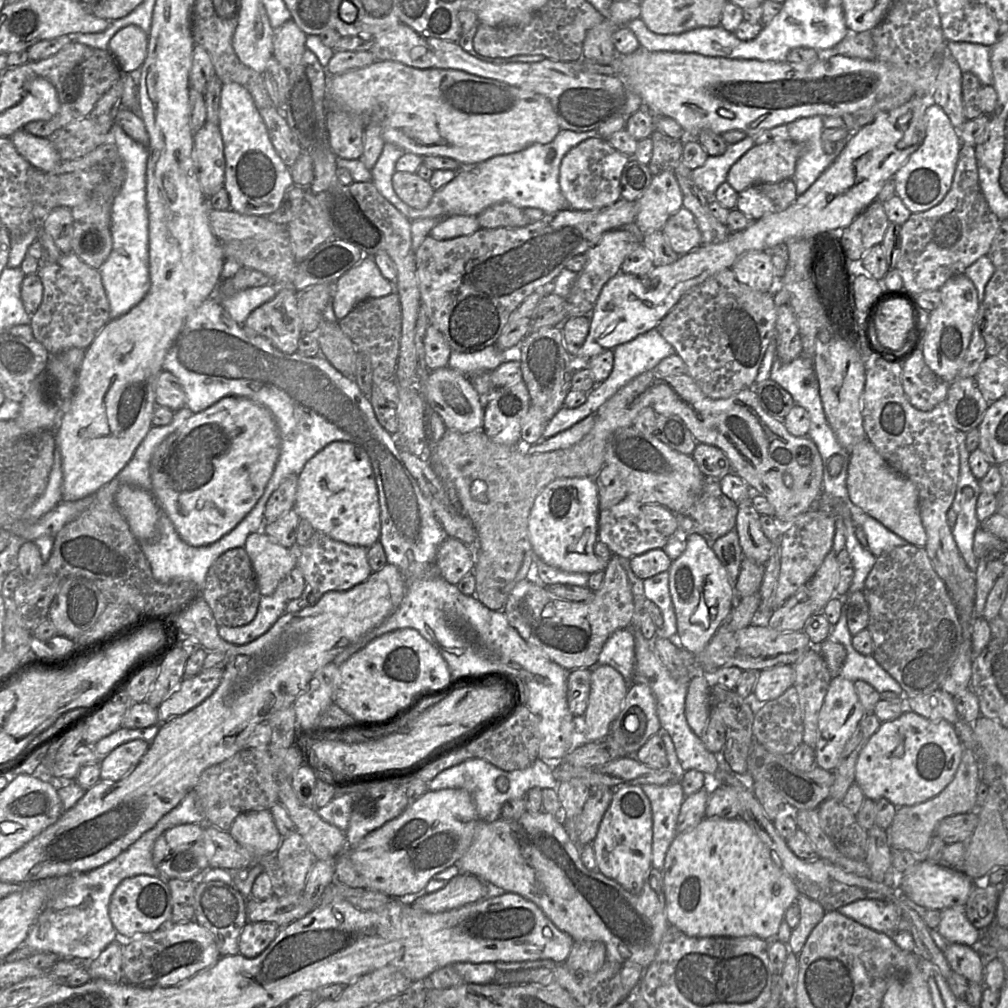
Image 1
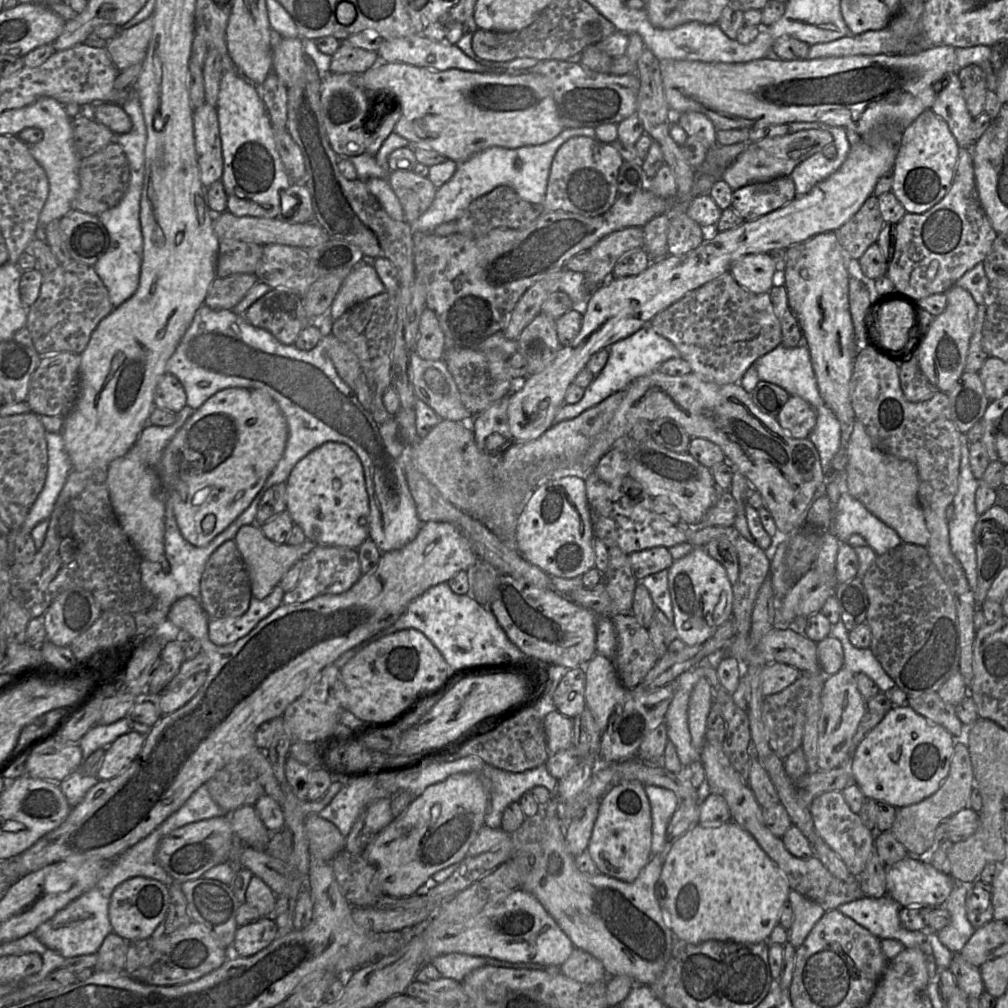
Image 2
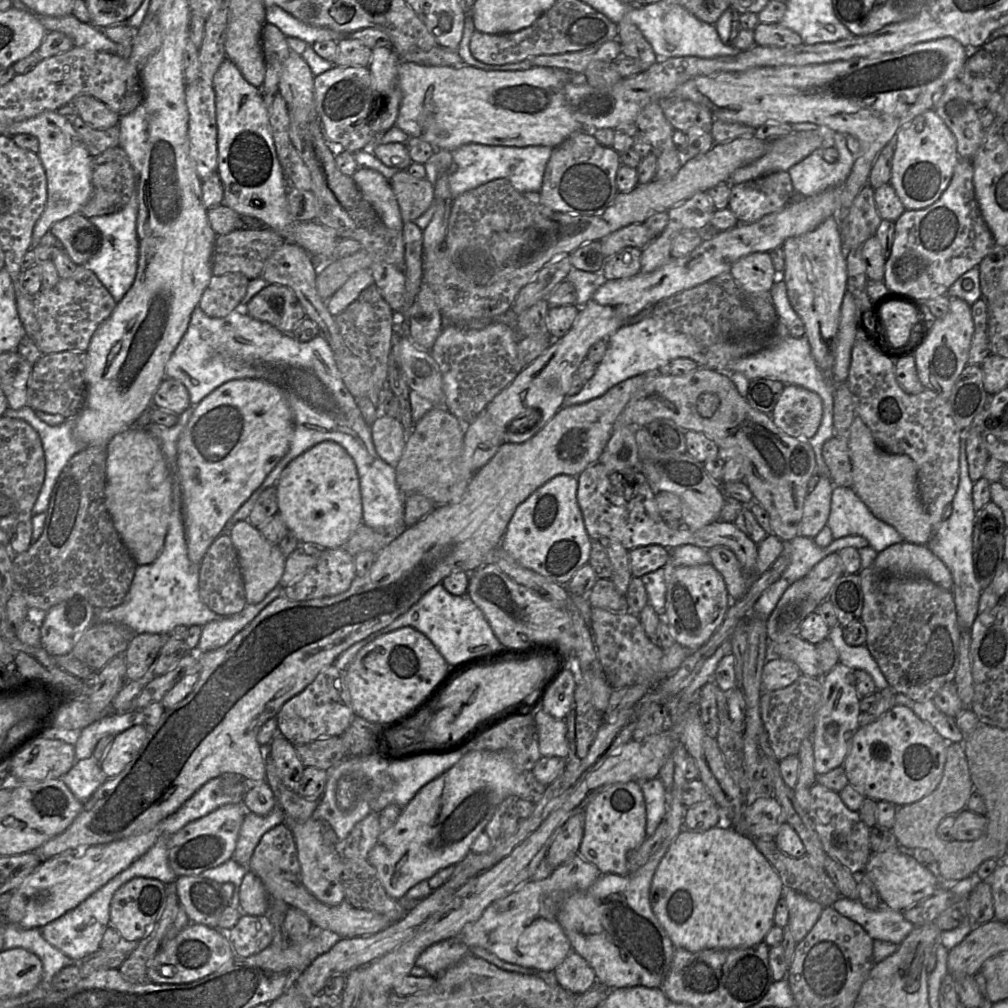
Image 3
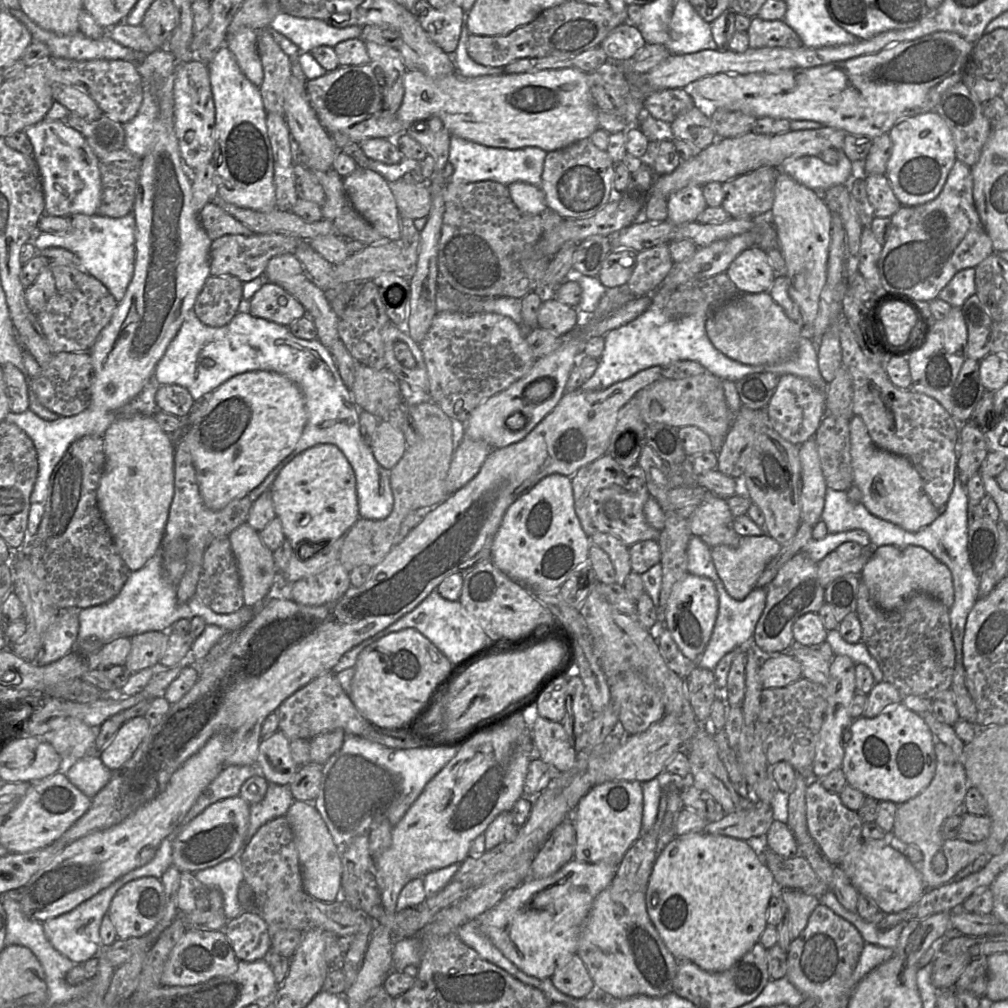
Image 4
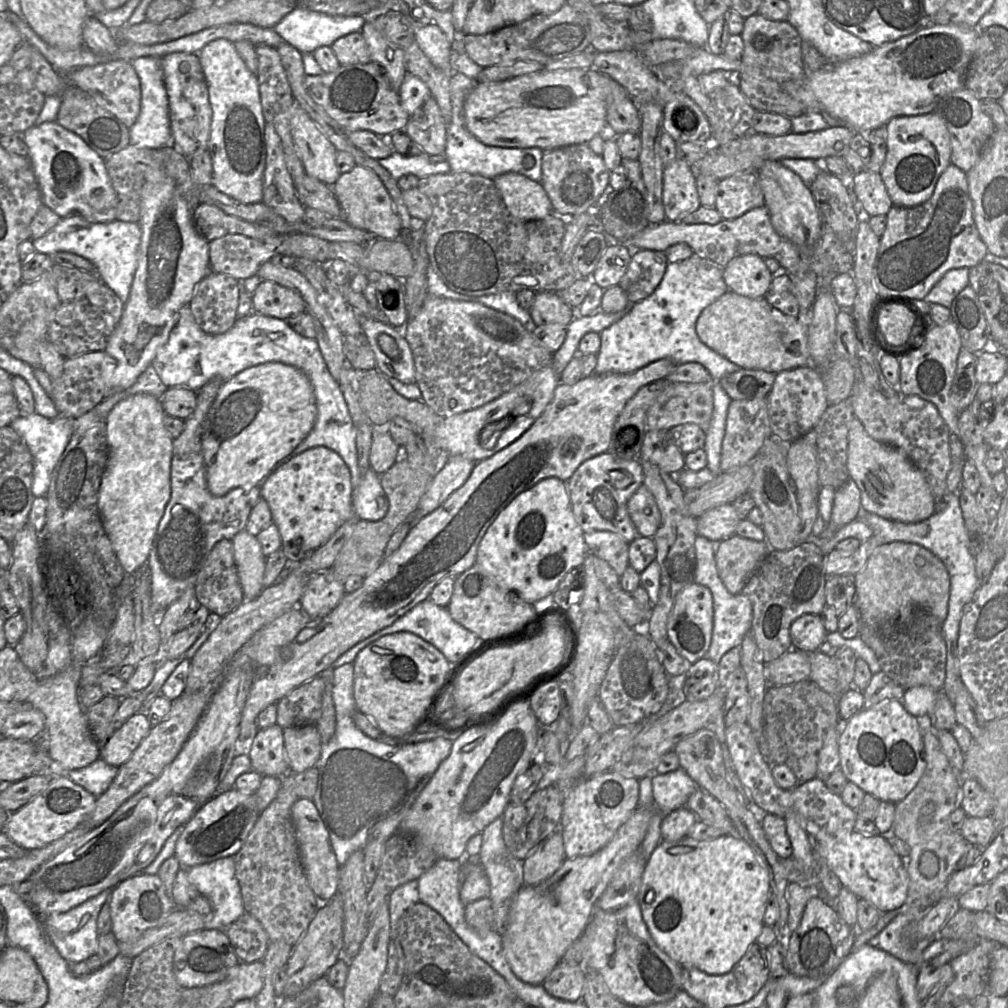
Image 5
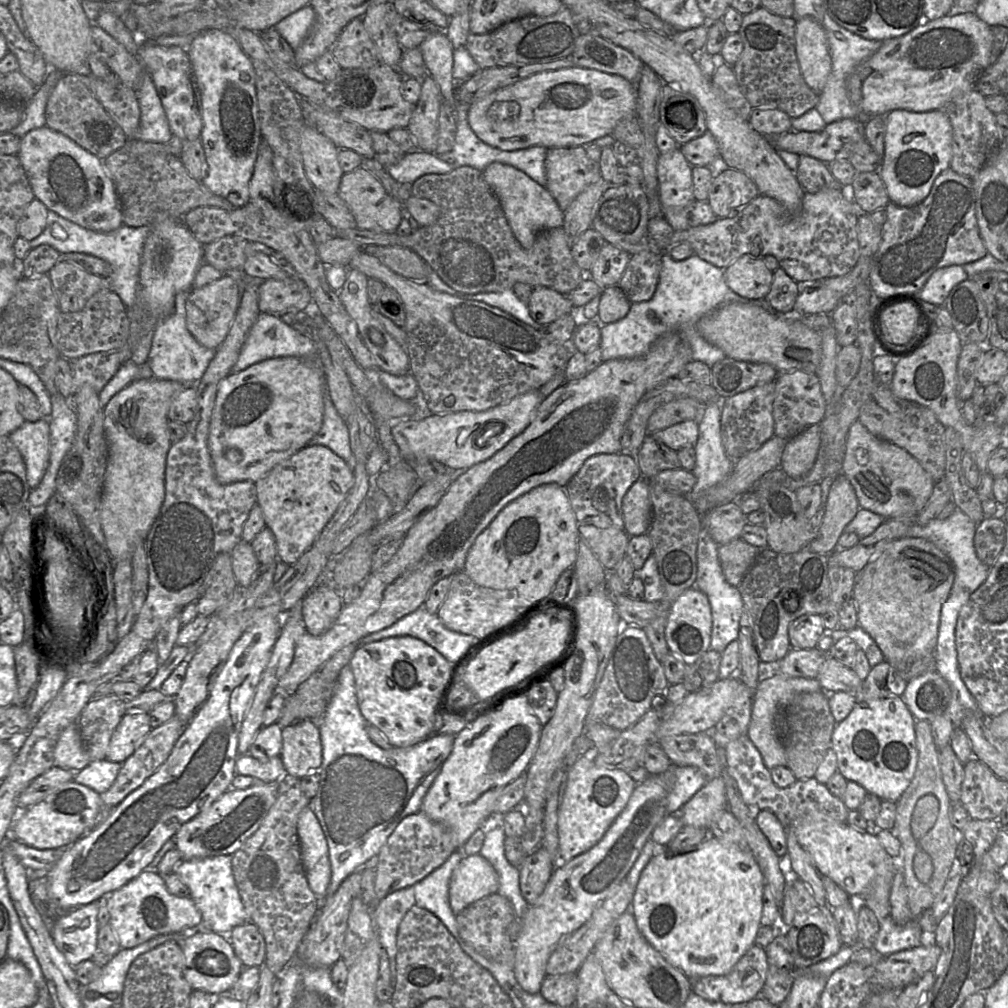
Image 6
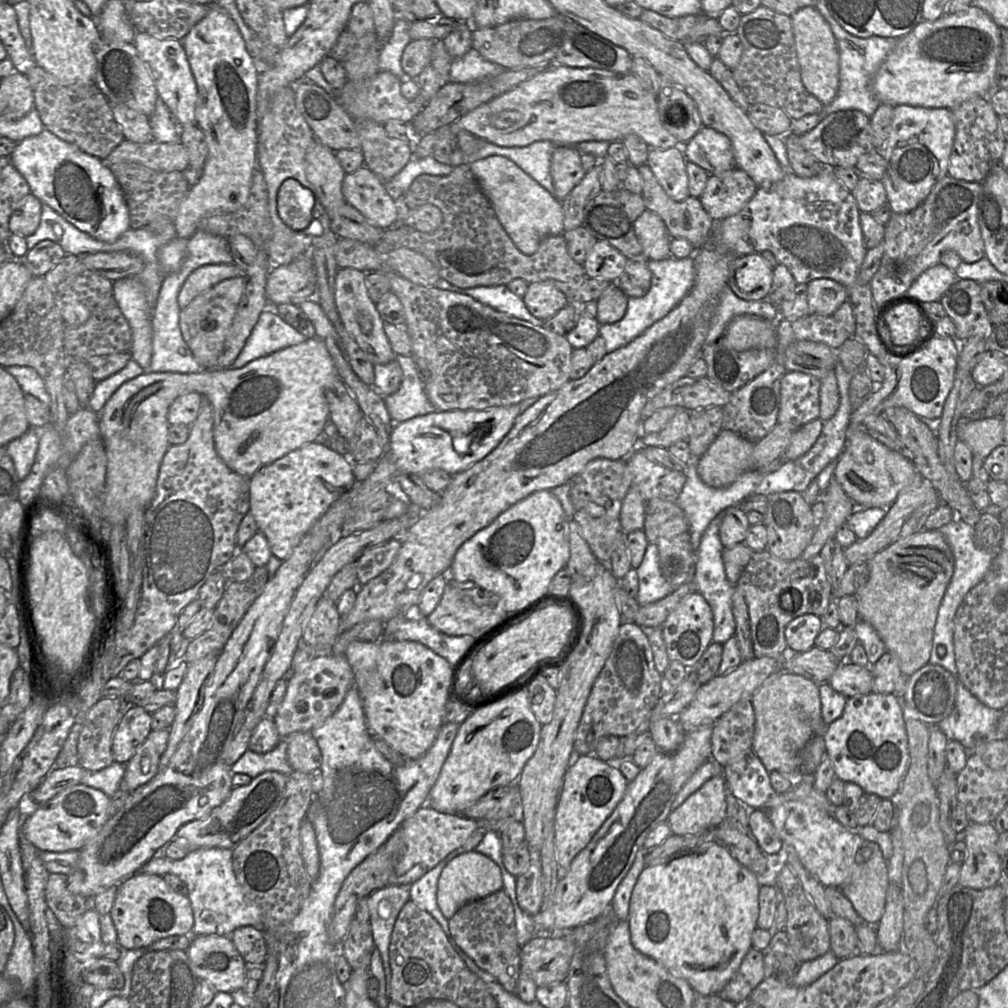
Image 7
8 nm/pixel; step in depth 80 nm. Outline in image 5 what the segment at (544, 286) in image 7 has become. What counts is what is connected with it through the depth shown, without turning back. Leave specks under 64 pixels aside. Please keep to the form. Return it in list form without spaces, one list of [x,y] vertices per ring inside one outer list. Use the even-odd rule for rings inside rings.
[[[541,291],[535,294],[529,309],[536,326],[558,323],[568,326],[577,316],[576,309],[569,306],[556,292]]]

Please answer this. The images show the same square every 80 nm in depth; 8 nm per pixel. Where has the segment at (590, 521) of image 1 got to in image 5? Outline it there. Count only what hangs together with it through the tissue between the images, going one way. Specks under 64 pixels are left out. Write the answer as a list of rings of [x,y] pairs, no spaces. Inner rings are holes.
[[[549,477],[519,494],[499,513],[479,544],[476,564],[481,566],[501,589],[515,592],[522,601],[534,604],[552,595],[569,571],[582,567],[588,553],[584,534],[573,514],[567,482]]]

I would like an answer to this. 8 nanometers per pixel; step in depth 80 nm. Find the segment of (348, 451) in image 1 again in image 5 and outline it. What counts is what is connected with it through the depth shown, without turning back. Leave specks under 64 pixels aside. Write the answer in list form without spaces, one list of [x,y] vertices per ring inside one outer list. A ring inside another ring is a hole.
[[[327,447],[308,449],[277,466],[260,484],[260,494],[270,507],[289,562],[303,560],[326,544],[345,522],[355,519],[350,469],[338,453]]]

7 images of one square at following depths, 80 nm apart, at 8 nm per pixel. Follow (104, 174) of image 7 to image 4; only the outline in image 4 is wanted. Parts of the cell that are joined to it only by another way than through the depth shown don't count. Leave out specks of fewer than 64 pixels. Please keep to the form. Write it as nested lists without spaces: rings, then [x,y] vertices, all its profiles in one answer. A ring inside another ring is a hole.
[[[43,119],[23,131],[33,146],[44,195],[44,214],[71,217],[74,214],[96,215],[101,201],[99,158],[86,139],[65,121]]]

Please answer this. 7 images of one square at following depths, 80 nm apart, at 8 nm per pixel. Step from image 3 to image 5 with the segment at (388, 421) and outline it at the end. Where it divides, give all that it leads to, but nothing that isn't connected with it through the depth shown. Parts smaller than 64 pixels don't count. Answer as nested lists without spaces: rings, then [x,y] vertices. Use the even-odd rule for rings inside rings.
[[[377,427],[374,428],[376,435],[372,442],[369,465],[380,475],[397,462],[402,448],[394,441],[388,431]]]

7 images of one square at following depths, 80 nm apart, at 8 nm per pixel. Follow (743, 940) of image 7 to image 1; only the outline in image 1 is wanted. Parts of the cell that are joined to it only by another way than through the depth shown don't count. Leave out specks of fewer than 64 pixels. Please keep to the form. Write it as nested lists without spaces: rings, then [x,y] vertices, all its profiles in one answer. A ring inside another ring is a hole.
[[[705,818],[695,827],[678,833],[666,854],[663,876],[669,924],[697,938],[757,936],[772,941],[787,909],[800,894],[770,849],[742,819]]]

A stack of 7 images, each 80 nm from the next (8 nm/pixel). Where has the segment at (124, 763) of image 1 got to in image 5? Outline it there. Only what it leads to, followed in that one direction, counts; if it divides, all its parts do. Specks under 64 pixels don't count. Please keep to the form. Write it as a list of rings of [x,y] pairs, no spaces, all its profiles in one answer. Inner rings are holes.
[[[135,713],[100,747],[100,757],[109,765],[122,766],[148,735],[151,727],[146,713]]]

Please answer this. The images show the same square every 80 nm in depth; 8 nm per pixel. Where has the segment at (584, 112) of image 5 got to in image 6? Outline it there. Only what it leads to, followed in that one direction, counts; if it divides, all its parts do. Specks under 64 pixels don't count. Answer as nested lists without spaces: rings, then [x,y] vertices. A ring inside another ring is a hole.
[[[581,67],[540,72],[499,89],[477,100],[468,110],[468,124],[484,143],[504,151],[532,146],[574,148],[591,145],[595,140],[611,136],[618,122],[638,114],[636,85],[618,75]]]

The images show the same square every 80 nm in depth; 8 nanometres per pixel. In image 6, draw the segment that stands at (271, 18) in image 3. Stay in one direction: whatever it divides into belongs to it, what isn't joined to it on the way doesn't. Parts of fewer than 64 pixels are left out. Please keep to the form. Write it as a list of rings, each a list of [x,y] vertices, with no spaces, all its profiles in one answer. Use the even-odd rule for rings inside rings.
[[[308,4],[279,21],[274,28],[296,50],[311,32],[315,17],[314,9]]]

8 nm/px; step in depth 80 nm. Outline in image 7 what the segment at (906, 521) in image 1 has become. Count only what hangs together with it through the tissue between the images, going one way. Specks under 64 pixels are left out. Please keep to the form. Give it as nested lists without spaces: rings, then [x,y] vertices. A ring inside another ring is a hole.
[[[863,425],[854,426],[850,430],[834,470],[834,478],[847,495],[855,504],[866,508],[887,509],[900,491],[918,481],[919,476],[914,463],[907,456],[873,438]]]

